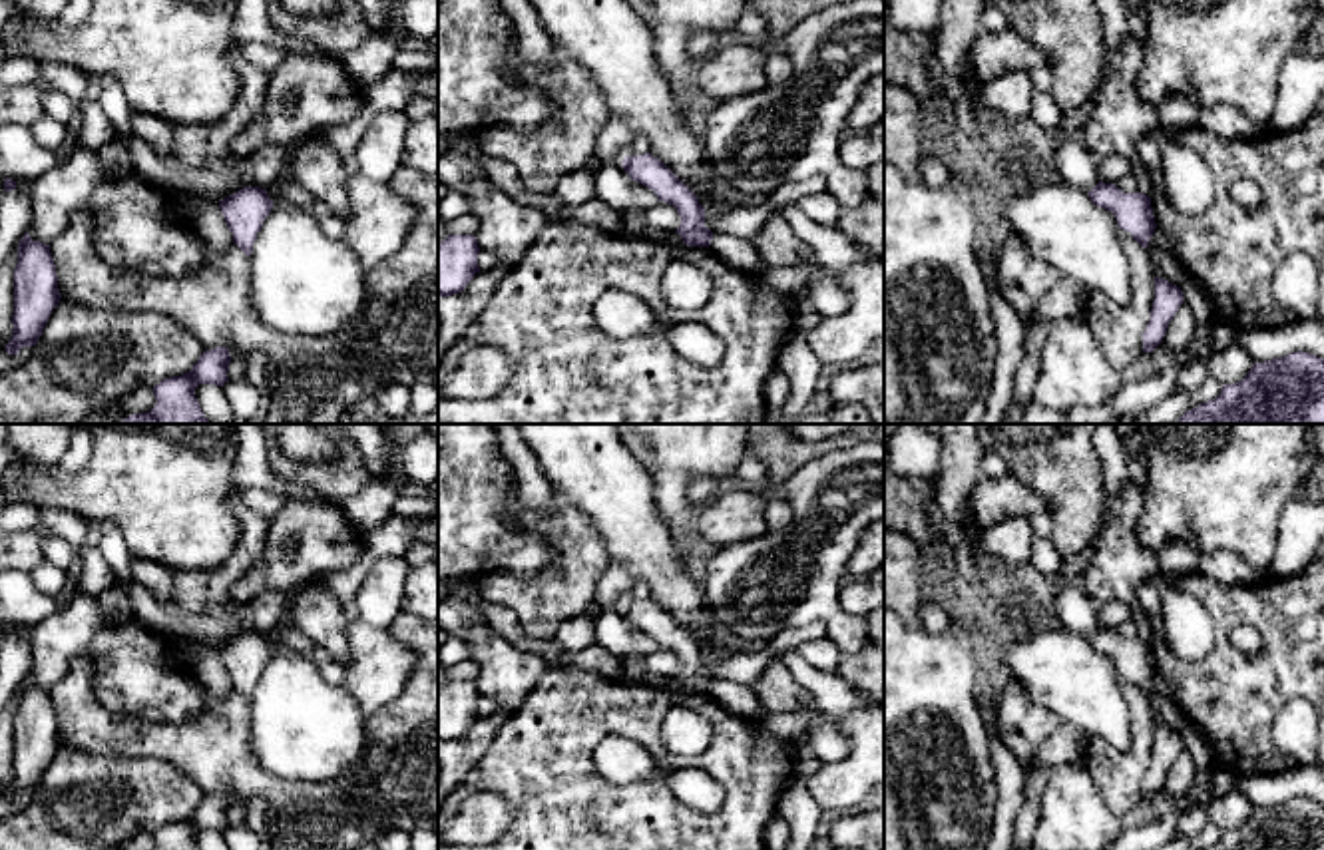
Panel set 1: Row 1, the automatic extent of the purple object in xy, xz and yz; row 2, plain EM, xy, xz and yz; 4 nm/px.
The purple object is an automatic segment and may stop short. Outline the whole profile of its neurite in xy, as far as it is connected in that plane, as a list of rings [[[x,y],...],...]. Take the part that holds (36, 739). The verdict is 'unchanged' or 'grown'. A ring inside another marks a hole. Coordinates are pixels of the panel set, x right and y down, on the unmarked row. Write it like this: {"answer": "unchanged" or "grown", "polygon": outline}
{"answer": "unchanged", "polygon": [[[26,677],[18,689],[14,715],[14,774],[4,796],[18,800],[24,792],[36,792],[60,744],[50,691],[34,687]]]}

